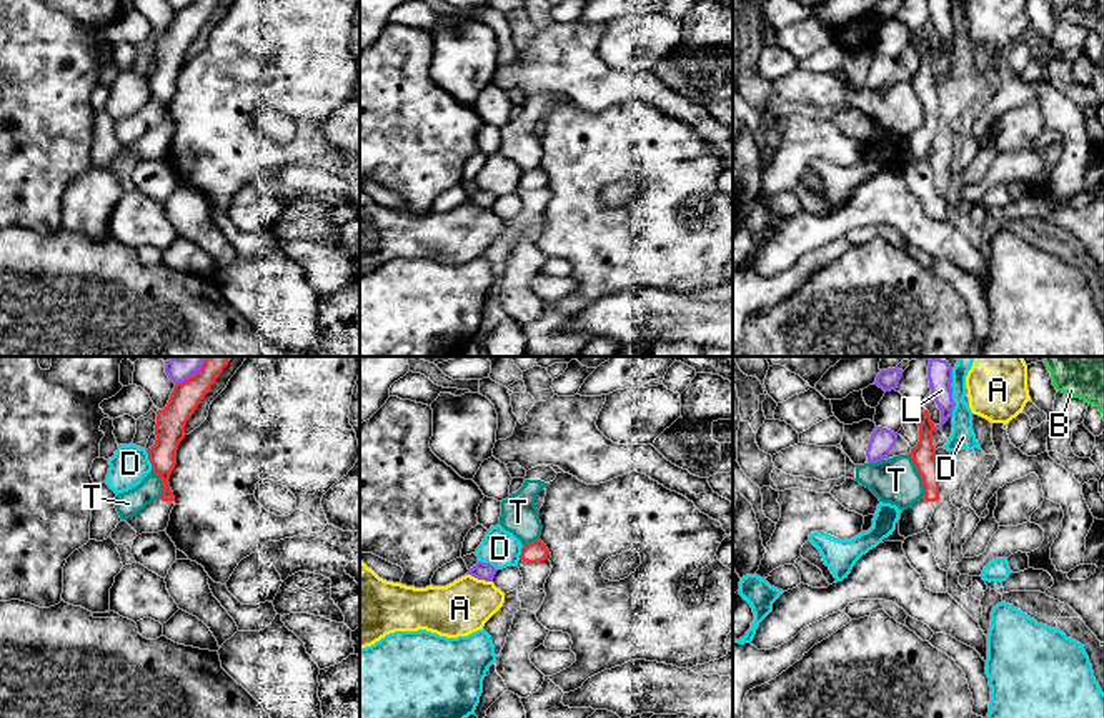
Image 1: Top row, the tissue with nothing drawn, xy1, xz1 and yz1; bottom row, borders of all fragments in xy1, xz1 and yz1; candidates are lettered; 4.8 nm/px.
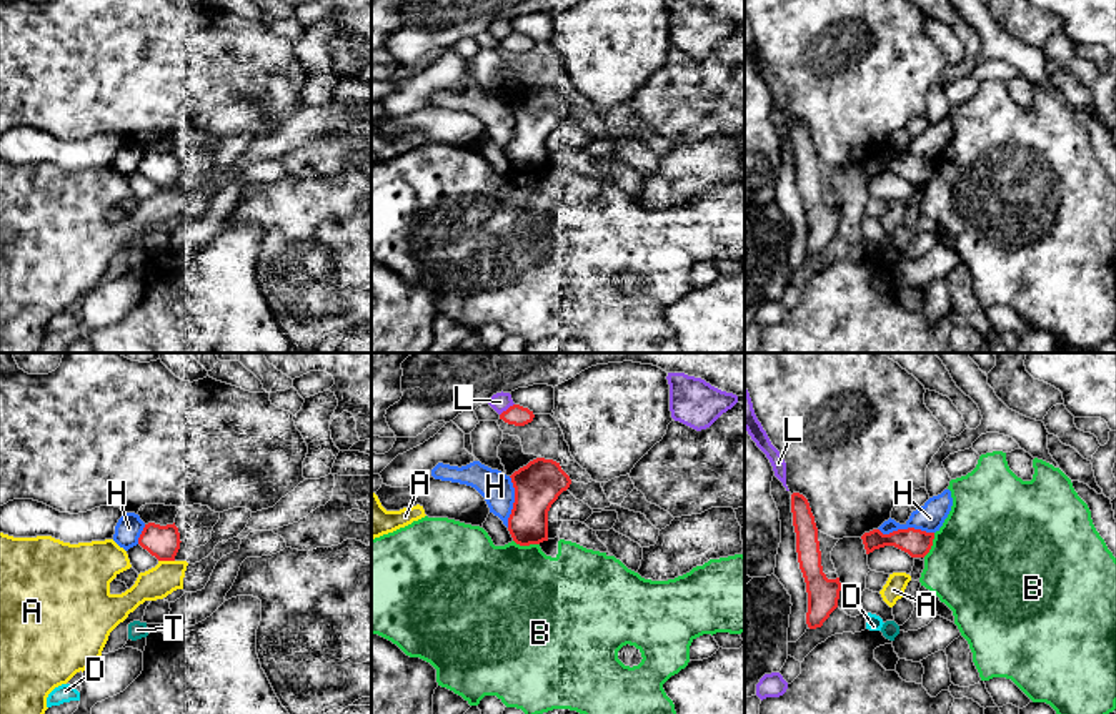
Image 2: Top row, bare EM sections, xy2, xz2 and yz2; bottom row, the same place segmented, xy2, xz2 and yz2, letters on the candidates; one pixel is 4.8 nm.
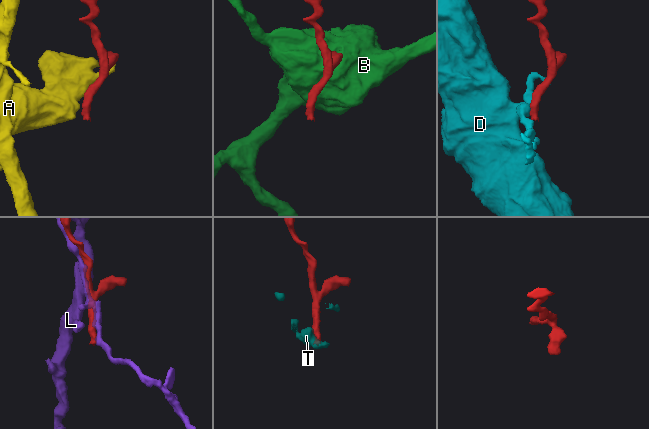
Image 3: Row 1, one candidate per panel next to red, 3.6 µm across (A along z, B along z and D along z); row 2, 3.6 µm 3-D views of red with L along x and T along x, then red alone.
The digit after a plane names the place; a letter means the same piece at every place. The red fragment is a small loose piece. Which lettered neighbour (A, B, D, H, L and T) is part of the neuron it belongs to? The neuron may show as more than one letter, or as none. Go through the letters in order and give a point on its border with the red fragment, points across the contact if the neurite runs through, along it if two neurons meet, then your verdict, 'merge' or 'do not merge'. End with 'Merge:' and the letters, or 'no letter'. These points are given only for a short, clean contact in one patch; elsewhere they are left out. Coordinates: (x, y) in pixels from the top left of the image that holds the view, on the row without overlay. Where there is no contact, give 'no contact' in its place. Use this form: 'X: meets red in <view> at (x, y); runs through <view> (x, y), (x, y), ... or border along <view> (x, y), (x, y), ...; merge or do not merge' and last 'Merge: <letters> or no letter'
A: meets red in xy2 at (167, 187); do not merge
B: meets red in xz2 at (527, 172); do not merge
D: meets red in xy1 at (150, 87); border along xy1 (145, 77), (152, 97); do not merge
H: meets red in yz2 at (906, 157); do not merge
L: meets red in xz2 at (508, 35); do not merge
T: meets red in yz1 at (921, 104); border along yz1 (908, 80), (921, 105), (921, 125); do not merge
Merge: no letter

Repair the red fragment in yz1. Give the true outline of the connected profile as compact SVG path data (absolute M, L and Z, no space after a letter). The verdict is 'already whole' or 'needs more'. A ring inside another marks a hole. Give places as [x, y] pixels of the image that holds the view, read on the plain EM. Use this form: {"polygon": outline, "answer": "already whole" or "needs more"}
{"polygon": "M927 37L916 42L919 53L919 68L911 75L911 85L922 105L924 122L911 135L901 140L899 162L908 165L927 157L931 143L939 125L939 95L936 75L932 72L934 50Z", "answer": "needs more"}

